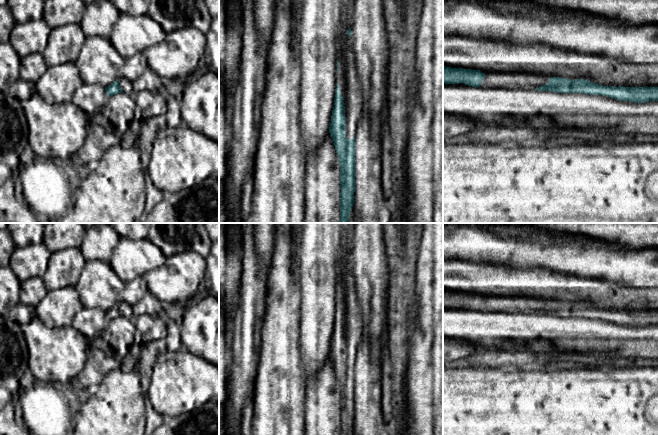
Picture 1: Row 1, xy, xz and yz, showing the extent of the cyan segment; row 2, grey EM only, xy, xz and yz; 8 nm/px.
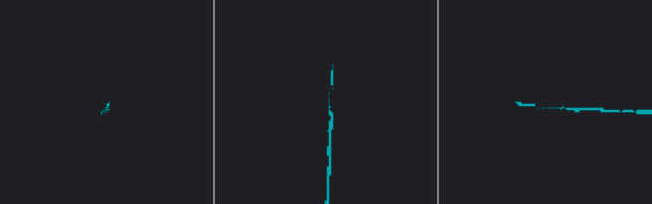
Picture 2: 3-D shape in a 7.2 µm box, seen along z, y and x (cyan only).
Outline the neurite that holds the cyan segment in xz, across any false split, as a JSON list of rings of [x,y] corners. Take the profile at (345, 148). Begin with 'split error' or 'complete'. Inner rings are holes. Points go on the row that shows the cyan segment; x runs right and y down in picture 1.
split error | [[[351,28],[346,31],[343,59],[337,59],[336,89],[329,133],[340,164],[340,221],[348,223],[355,192],[355,133],[362,112],[362,93],[356,68]]]

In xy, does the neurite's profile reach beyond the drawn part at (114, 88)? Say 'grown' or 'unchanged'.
grown

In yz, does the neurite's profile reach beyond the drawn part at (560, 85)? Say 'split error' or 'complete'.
split error

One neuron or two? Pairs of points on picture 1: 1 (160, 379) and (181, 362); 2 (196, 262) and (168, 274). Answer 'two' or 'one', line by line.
1: one
2: one

